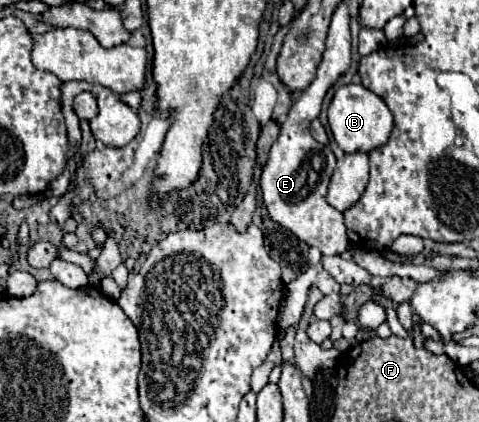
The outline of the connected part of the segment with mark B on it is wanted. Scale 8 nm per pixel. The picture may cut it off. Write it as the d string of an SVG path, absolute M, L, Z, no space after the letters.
M351 83L339 87L333 95L329 103L329 127L335 143L339 145L339 149L343 149L343 153L369 153L385 145L385 141L389 139L393 131L393 115L375 93L371 93L363 85Z

